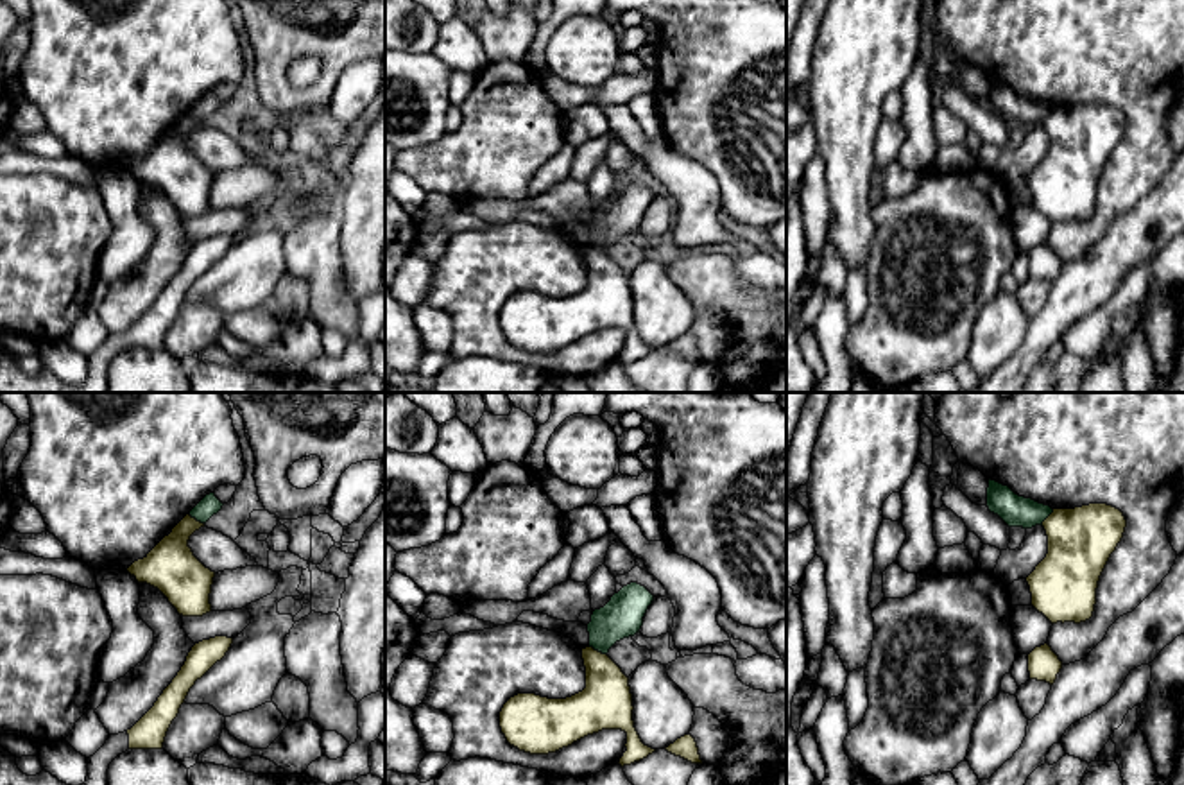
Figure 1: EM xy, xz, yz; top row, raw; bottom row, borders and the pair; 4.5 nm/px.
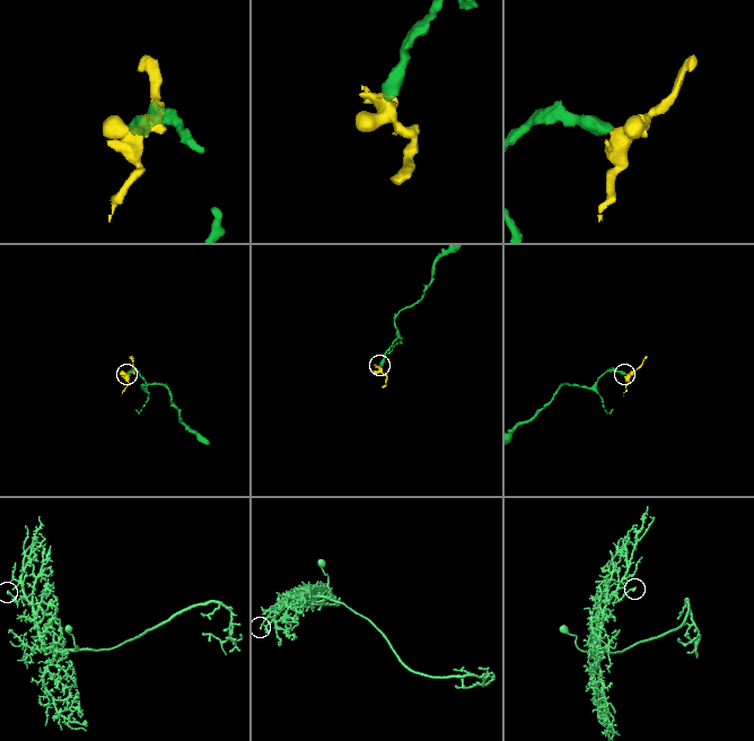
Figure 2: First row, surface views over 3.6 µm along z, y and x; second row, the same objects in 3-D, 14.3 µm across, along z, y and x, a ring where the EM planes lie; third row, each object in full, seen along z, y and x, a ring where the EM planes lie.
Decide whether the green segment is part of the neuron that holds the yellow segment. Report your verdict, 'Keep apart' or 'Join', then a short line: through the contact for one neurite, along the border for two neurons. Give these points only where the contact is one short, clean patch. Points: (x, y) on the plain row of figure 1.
Keep apart. Line: xz (590, 244), (606, 253)

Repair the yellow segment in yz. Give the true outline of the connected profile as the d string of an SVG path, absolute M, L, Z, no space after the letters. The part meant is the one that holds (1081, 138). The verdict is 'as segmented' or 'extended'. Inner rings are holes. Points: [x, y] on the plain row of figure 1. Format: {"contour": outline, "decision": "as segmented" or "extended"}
{"contour": "M1107 102L1053 108L1042 120L1048 152L1026 176L1032 204L1051 222L1093 215L1100 174L1123 136L1127 118Z", "decision": "as segmented"}

